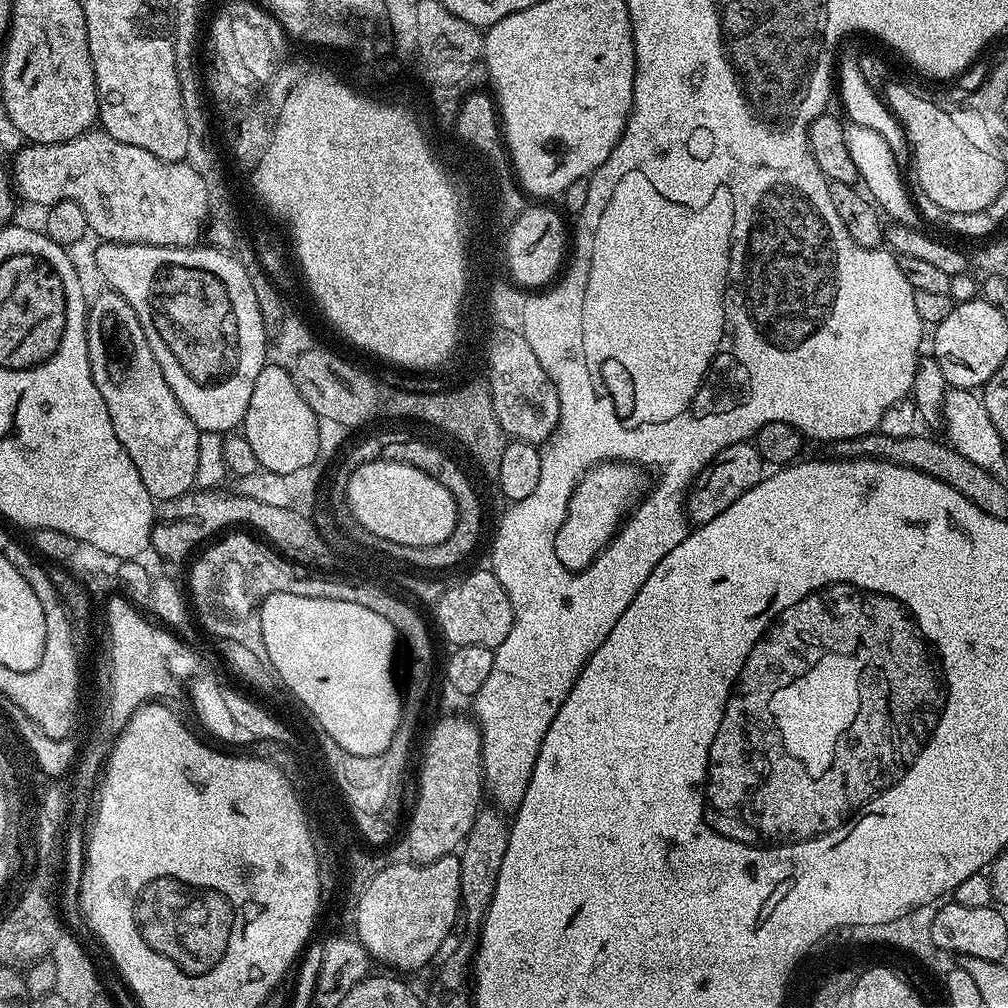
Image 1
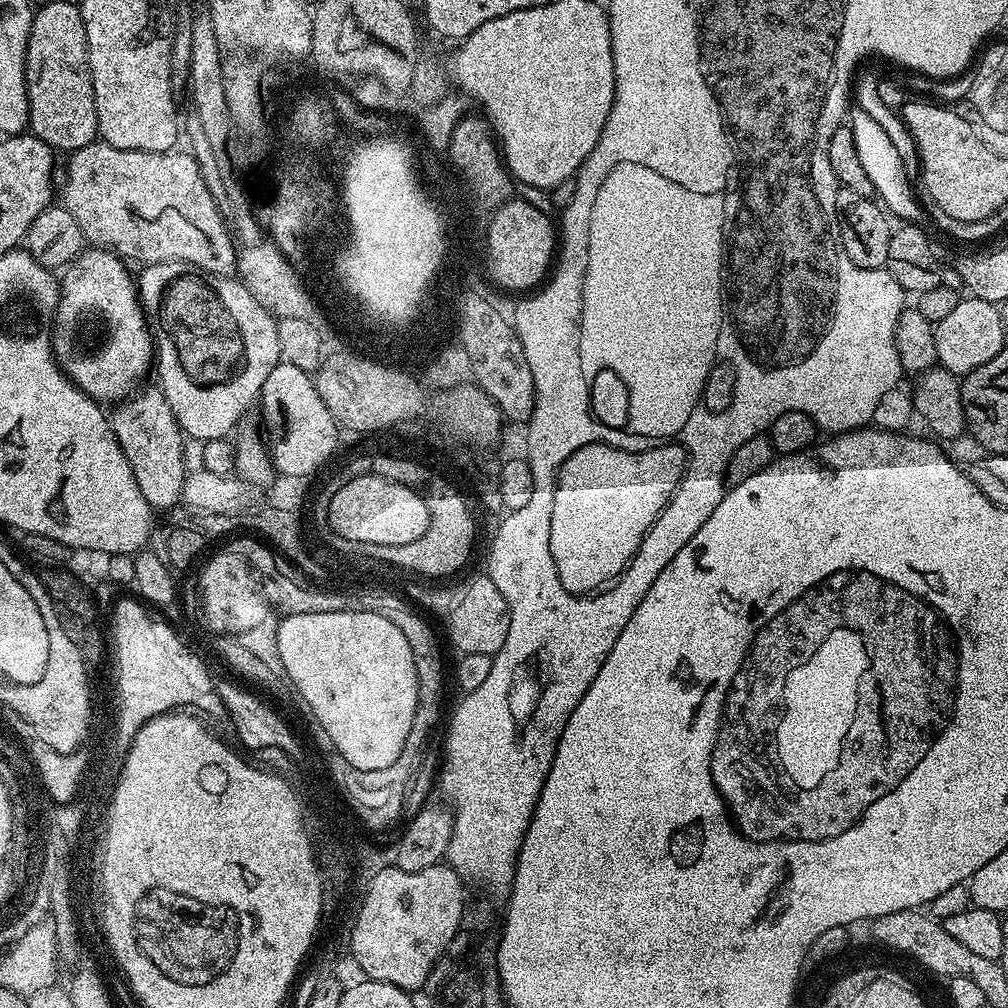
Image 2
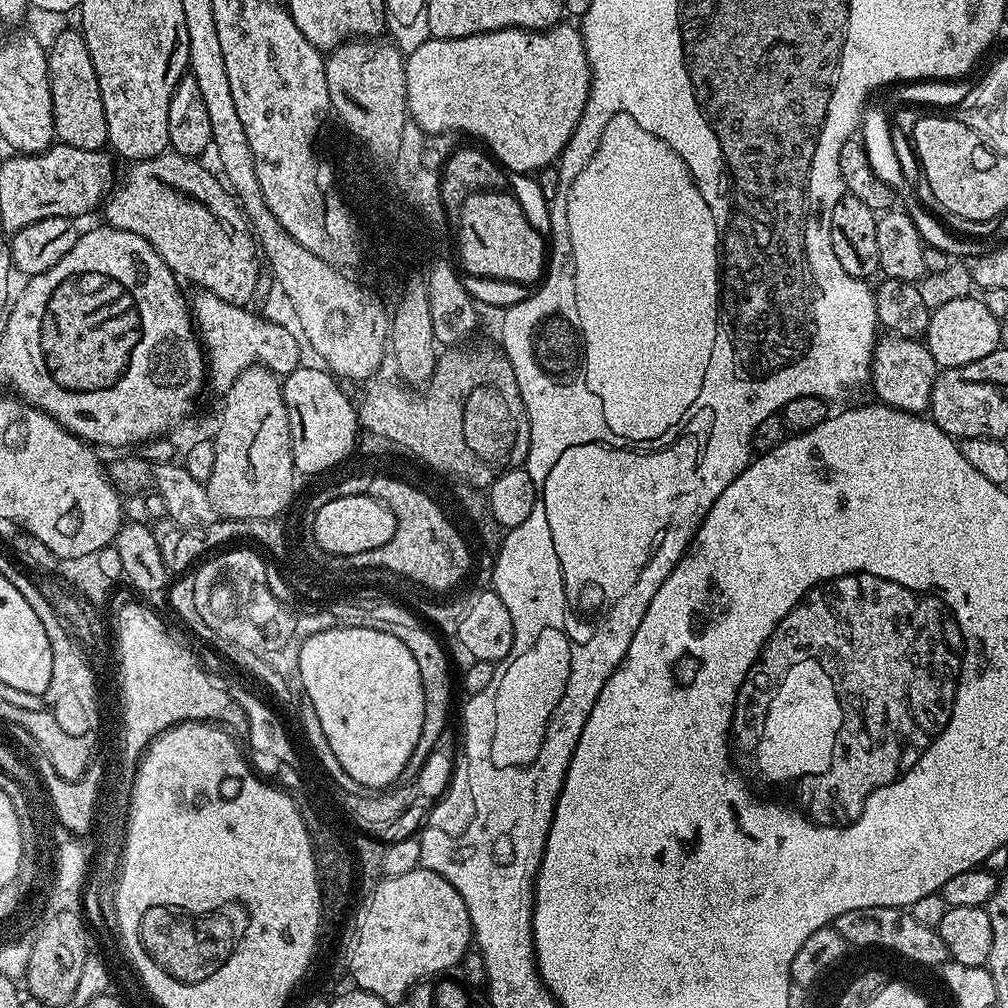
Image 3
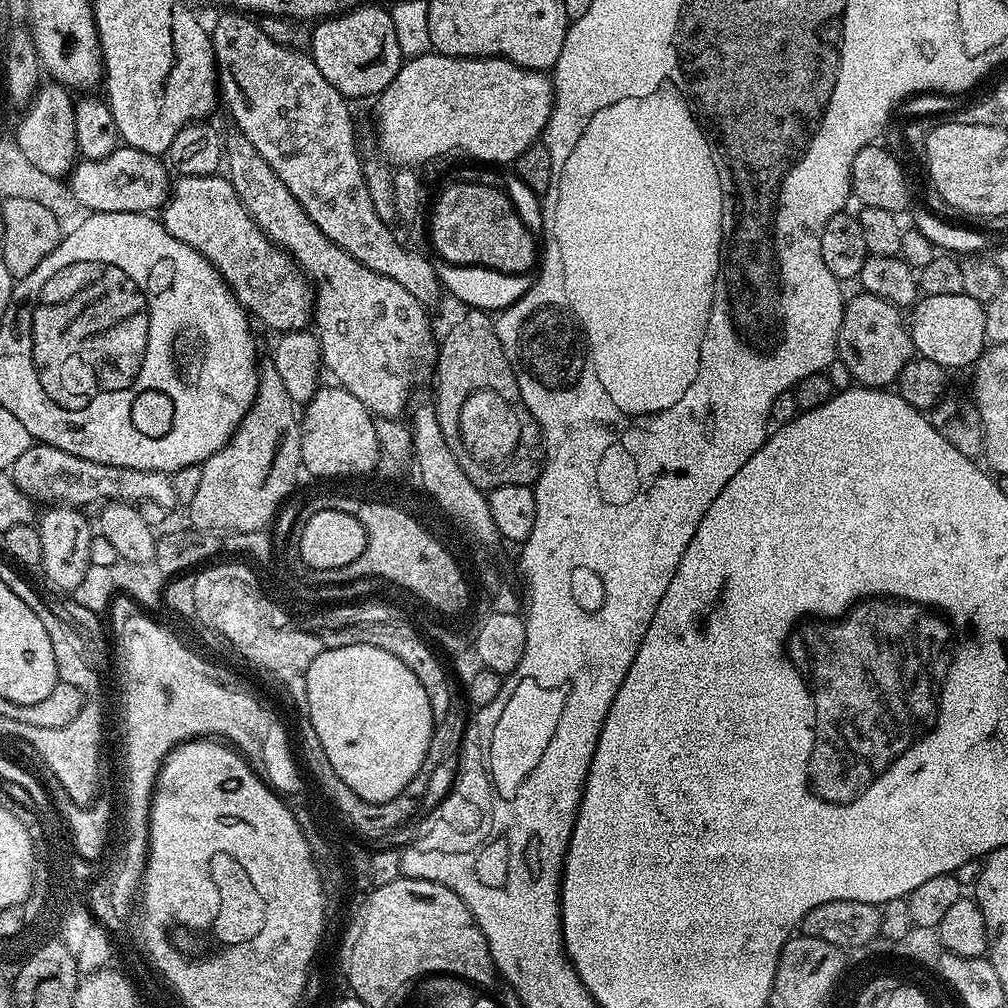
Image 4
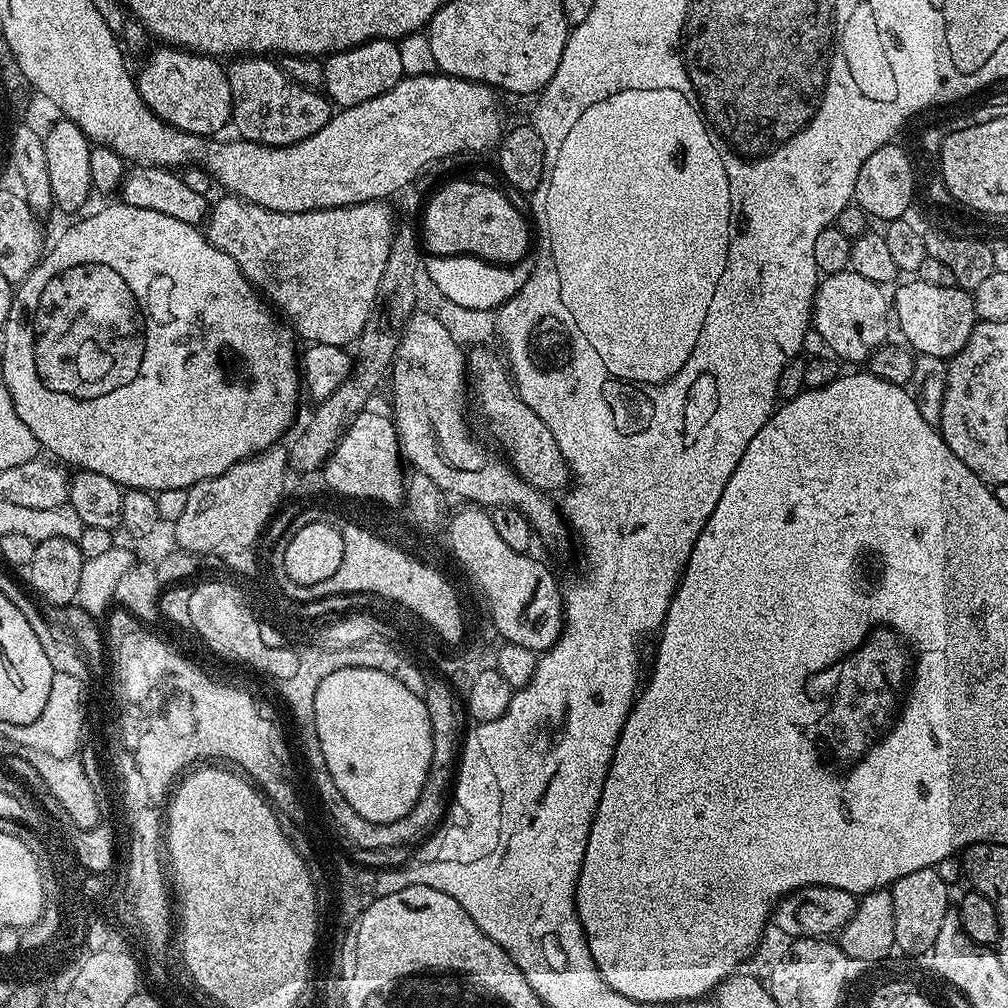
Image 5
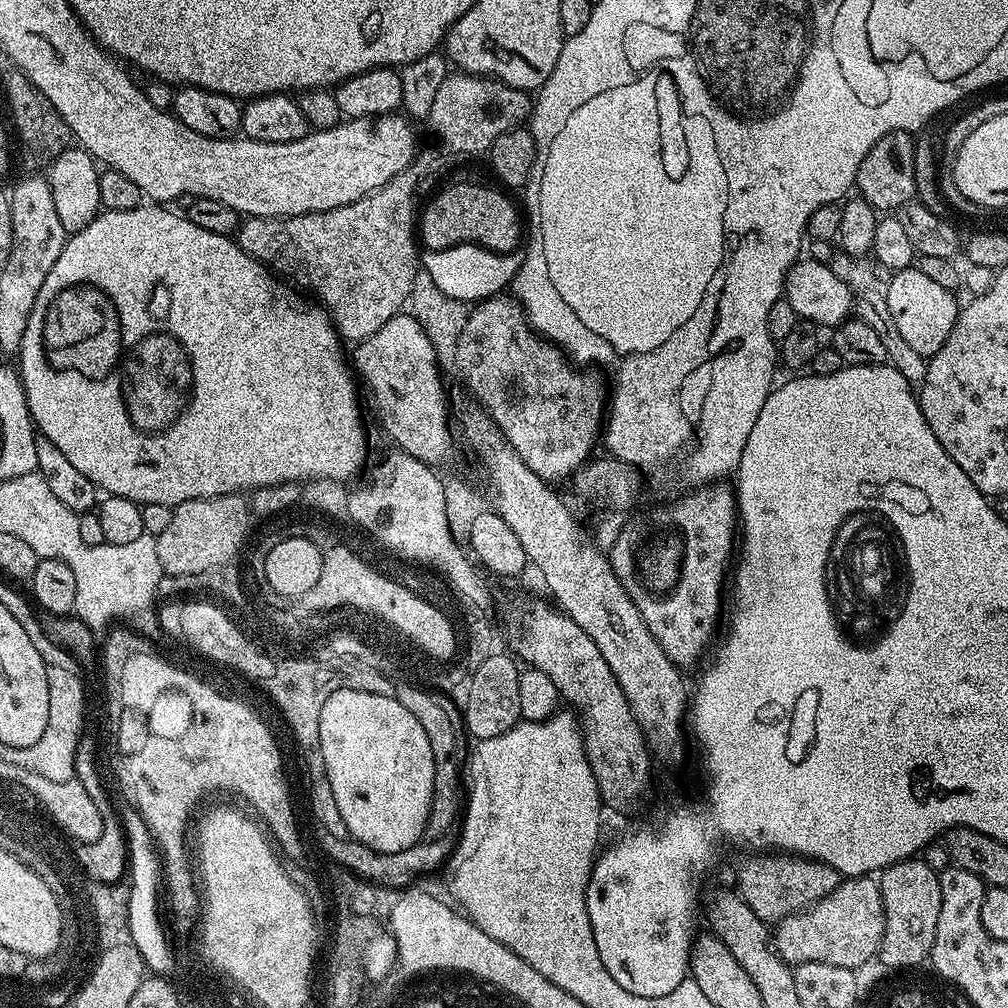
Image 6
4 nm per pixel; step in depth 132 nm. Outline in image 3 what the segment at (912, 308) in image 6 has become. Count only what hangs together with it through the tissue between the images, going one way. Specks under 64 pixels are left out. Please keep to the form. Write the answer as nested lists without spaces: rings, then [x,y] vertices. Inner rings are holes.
[[[975,295],[957,298],[954,302],[946,302],[946,306],[931,309],[926,343],[937,369],[966,366],[978,362],[978,358],[986,358],[986,354],[994,354],[994,350],[1001,347],[1000,321],[1001,317],[990,314],[983,299]]]

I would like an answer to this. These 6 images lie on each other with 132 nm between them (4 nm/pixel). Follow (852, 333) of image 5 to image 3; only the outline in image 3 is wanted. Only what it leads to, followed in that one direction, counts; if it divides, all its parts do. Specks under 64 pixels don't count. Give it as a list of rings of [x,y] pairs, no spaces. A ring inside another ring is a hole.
[[[891,334],[881,335],[877,339],[876,348],[872,351],[870,388],[876,391],[875,399],[879,403],[889,404],[903,412],[927,413],[937,375],[938,369],[927,343]]]

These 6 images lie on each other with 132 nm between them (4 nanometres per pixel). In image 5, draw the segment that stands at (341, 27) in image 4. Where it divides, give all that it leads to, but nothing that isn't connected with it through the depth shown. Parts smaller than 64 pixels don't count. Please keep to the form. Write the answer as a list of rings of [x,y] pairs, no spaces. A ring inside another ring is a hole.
[[[368,40],[353,48],[331,53],[324,60],[324,87],[329,101],[337,109],[358,106],[358,102],[370,102],[378,94],[386,94],[399,80],[404,79],[402,57],[398,54],[399,43],[395,40]]]

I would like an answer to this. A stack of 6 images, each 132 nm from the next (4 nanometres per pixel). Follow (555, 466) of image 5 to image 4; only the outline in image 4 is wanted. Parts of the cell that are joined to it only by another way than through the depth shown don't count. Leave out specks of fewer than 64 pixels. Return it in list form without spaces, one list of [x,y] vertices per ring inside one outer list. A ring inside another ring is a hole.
[[[469,309],[464,320],[458,323],[458,328],[446,340],[444,352],[439,353],[442,355],[442,364],[434,364],[434,374],[436,374],[436,397],[434,397],[434,403],[436,406],[436,417],[439,420],[439,426],[442,428],[443,438],[446,439],[446,444],[449,446],[450,452],[454,454],[455,461],[465,471],[466,478],[469,478],[470,482],[474,486],[478,486],[483,492],[490,492],[493,488],[502,487],[503,485],[526,485],[531,487],[535,485],[544,464],[544,443],[541,438],[540,427],[537,426],[537,422],[533,415],[530,414],[530,410],[526,409],[526,404],[522,402],[521,390],[518,388],[513,367],[510,366],[506,352],[502,350],[502,346],[498,346],[496,338],[492,336],[490,325],[493,322],[493,317],[487,311]]]

